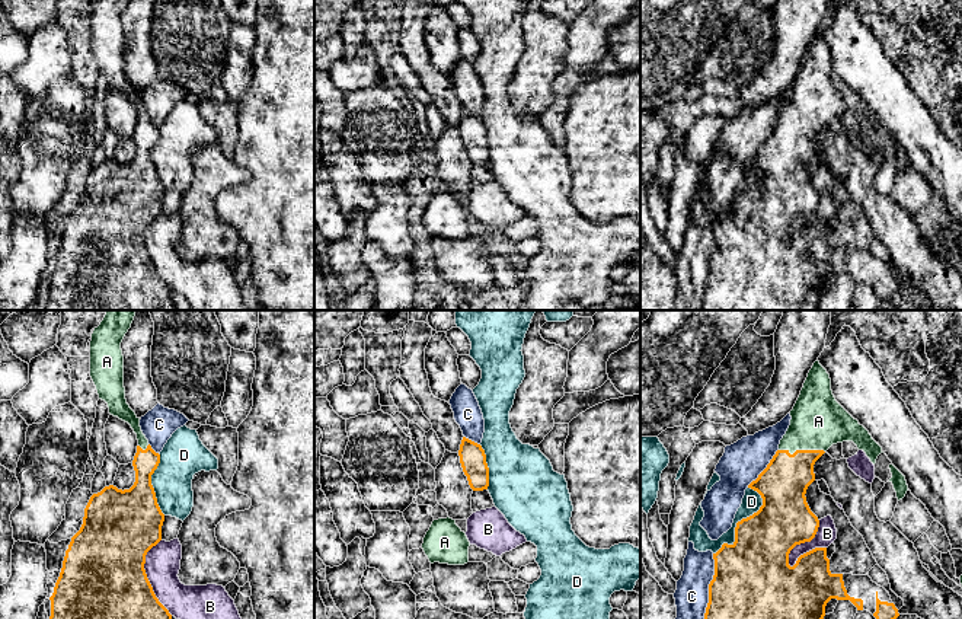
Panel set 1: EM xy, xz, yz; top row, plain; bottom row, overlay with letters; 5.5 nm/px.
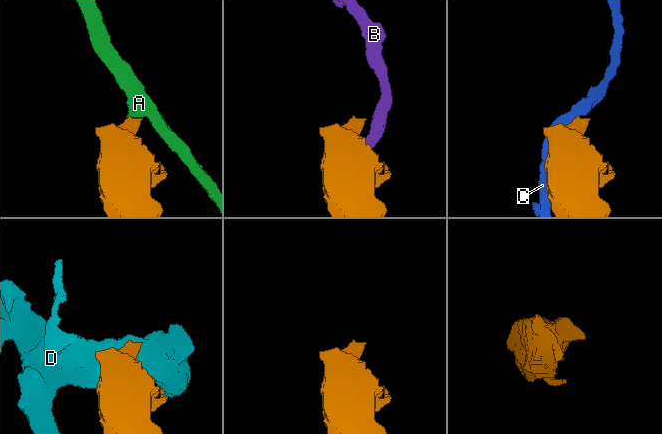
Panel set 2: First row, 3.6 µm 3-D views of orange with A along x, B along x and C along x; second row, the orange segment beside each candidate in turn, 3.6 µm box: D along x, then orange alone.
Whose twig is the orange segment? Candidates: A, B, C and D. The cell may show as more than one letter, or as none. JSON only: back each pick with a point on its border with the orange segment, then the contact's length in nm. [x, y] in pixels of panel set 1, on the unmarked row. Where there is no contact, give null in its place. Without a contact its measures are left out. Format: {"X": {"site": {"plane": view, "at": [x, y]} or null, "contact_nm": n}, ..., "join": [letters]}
{"A": {"site": {"plane": "yz", "at": [802, 124]}, "contact_nm": 260}, "join": ["A"]}

